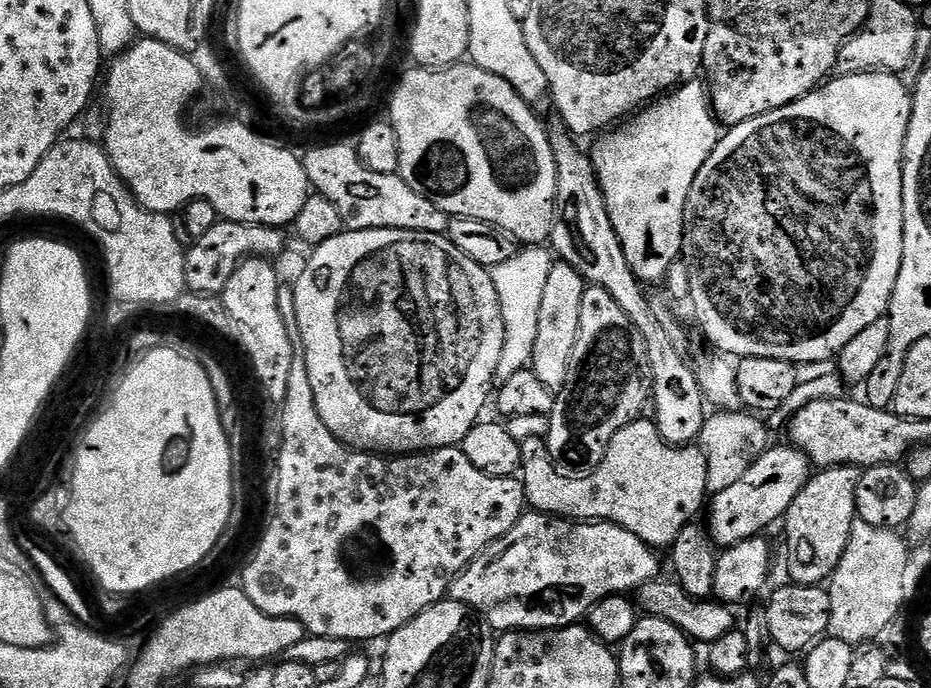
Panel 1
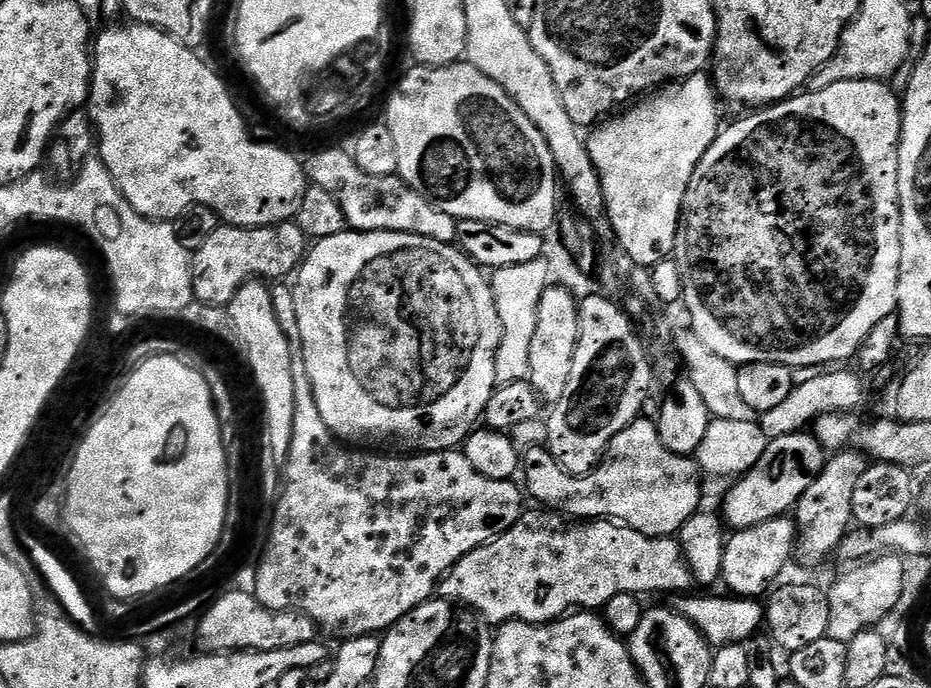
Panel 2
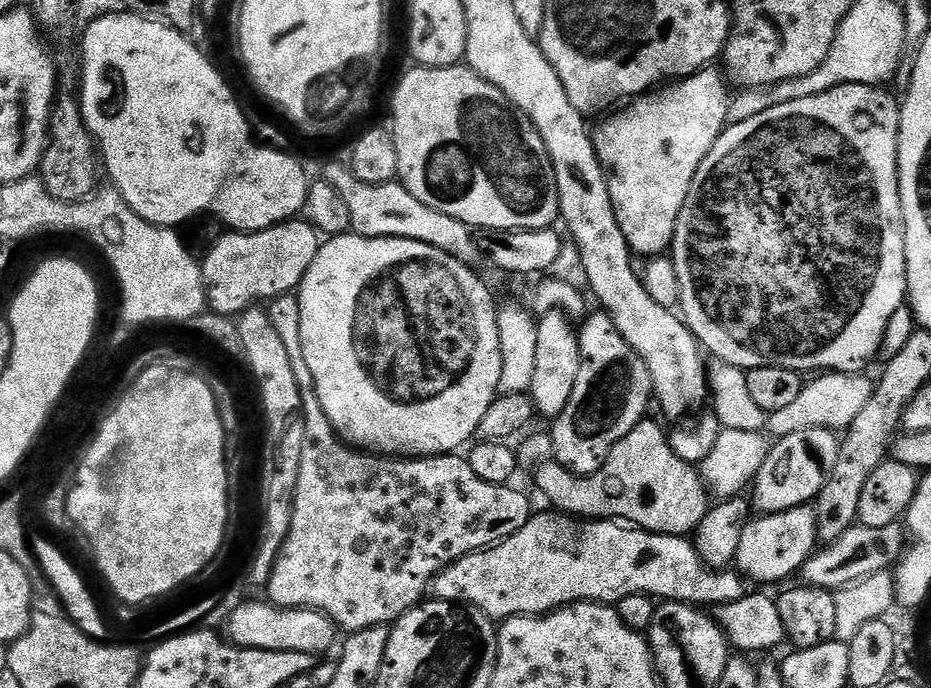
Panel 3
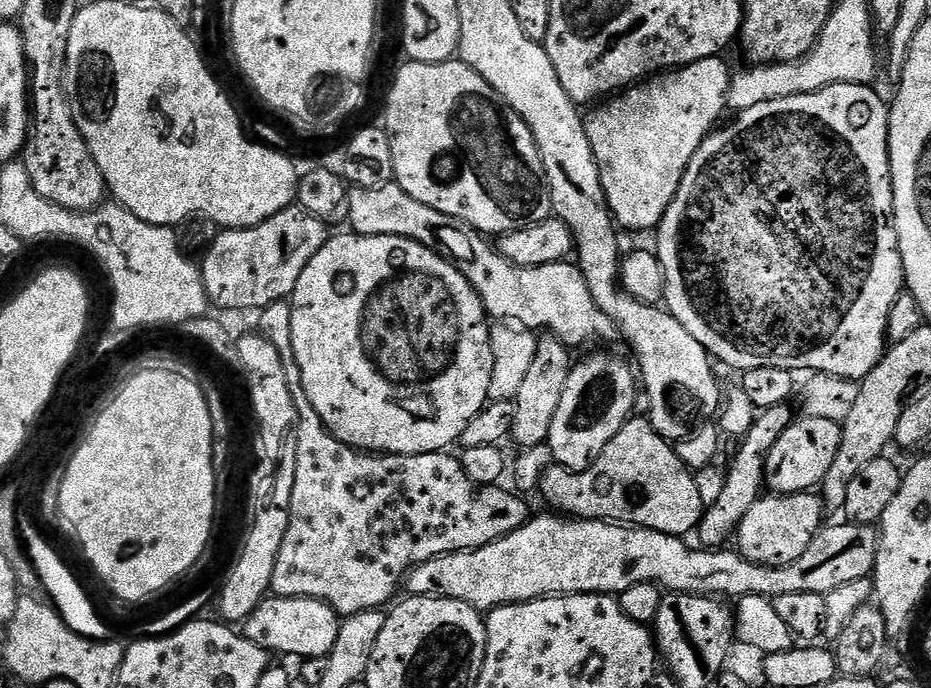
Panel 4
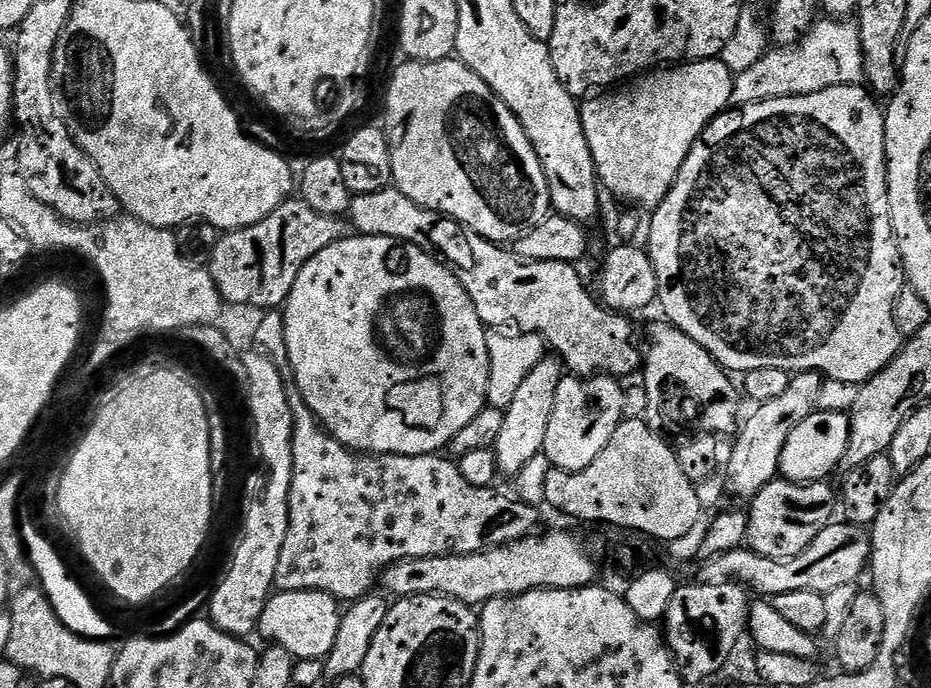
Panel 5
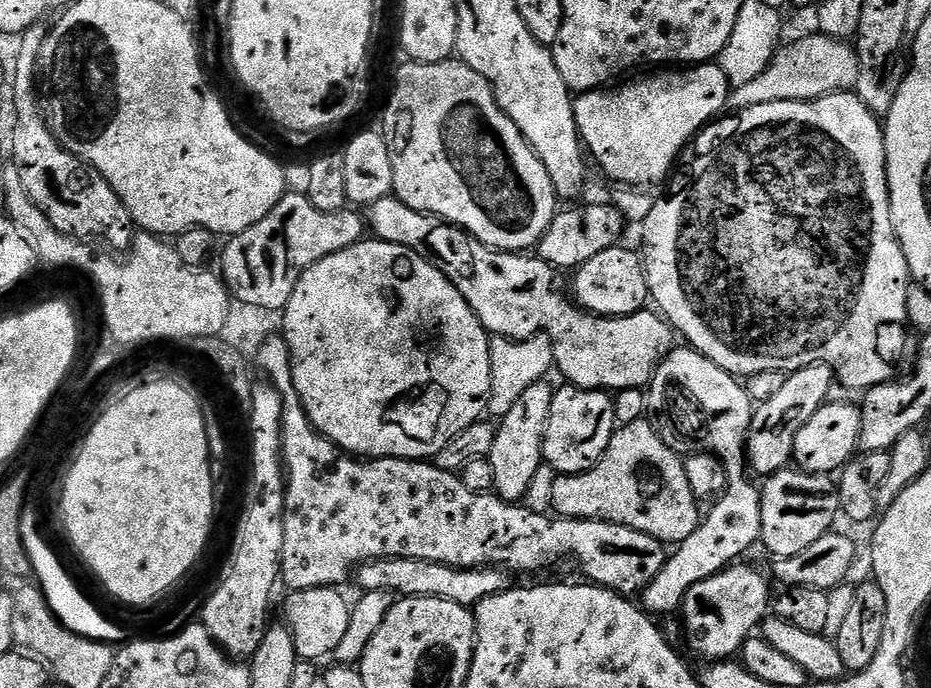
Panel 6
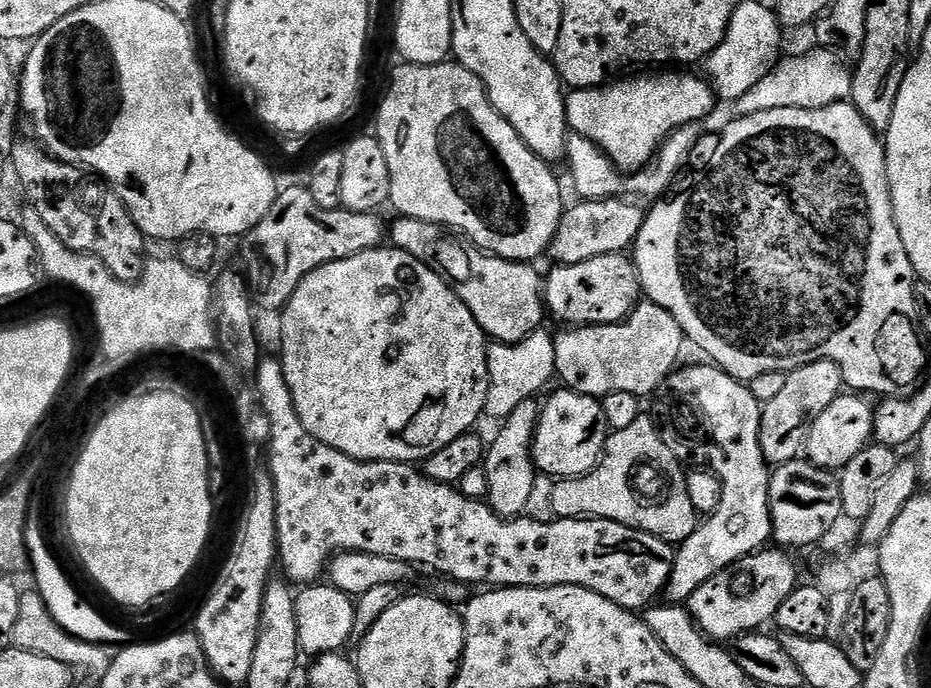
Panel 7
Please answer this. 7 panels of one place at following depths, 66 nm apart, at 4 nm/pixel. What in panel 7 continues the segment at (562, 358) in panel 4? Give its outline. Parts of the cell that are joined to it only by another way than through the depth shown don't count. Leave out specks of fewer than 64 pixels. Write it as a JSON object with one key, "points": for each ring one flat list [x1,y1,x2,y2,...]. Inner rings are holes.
{"points":[[535,399,522,402,499,425,500,433,487,445,482,465,488,483,486,503,493,512,505,518,520,518,527,513,530,493,538,475,536,463,532,461,532,440,540,421,541,405]]}

